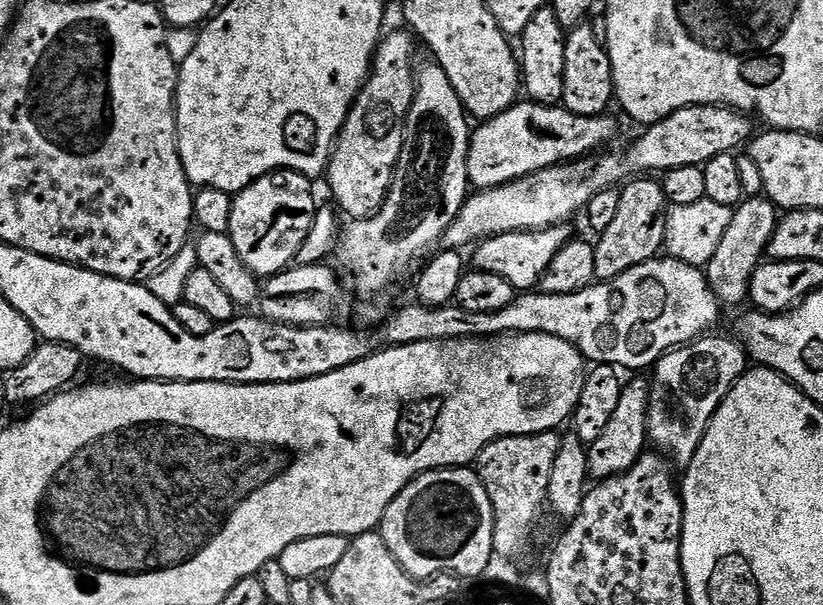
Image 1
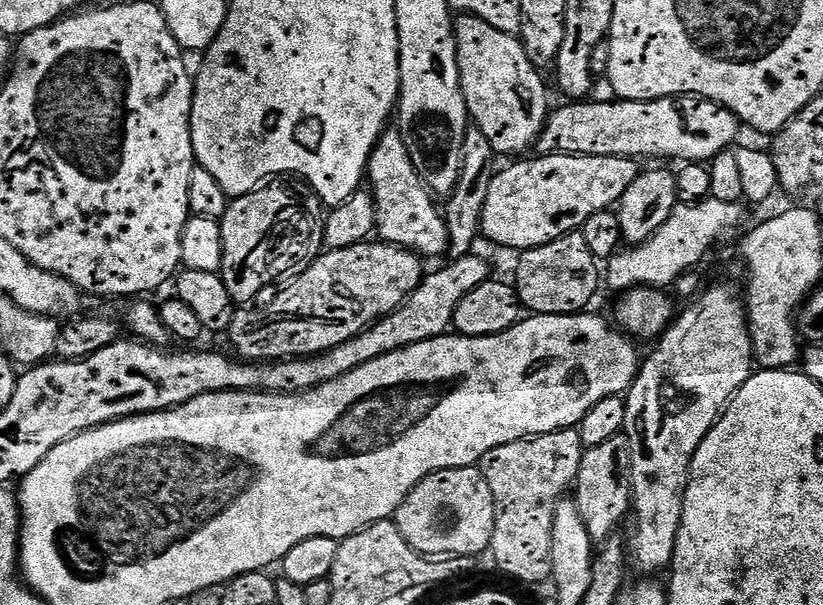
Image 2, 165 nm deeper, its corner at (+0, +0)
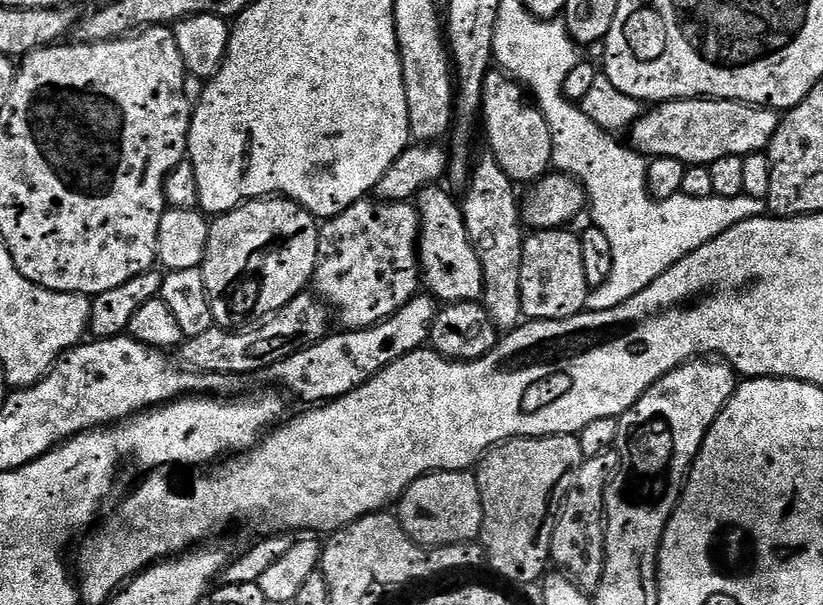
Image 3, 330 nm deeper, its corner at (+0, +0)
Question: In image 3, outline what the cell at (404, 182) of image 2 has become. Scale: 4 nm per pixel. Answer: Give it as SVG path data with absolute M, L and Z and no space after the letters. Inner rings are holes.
M433 186L423 188L418 197L420 210L420 270L423 283L427 291L437 301L444 304L461 304L467 300L476 302L483 297L484 283L482 282L482 262L478 262L478 254L474 254L474 246L466 234L463 207L448 192L443 192L443 187Z

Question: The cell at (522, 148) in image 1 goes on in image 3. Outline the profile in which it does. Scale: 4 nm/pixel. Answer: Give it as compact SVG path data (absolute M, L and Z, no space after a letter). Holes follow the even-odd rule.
M669 100L649 108L630 129L631 147L645 157L674 158L686 166L707 166L718 158L764 152L781 122L775 111L734 100Z

